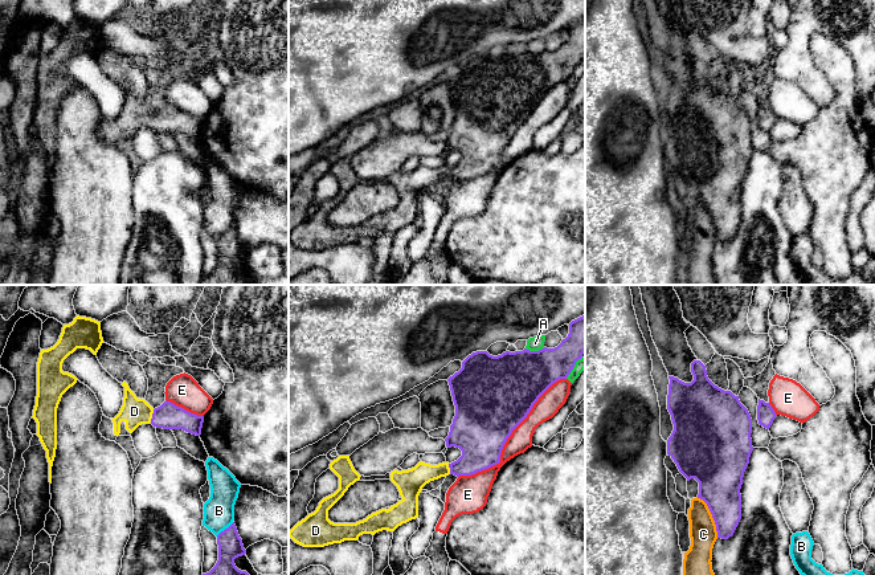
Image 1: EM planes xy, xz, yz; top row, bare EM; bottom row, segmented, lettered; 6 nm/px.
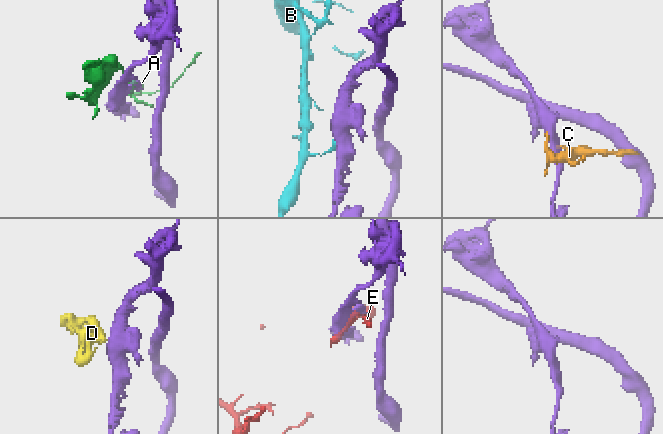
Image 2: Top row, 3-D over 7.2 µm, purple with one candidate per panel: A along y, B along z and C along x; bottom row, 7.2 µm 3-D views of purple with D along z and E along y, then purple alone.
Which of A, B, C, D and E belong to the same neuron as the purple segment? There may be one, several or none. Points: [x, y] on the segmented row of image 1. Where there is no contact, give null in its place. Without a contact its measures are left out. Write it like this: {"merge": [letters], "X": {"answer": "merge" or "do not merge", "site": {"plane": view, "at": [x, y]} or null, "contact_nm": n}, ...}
{"merge": ["D"], "A": {"answer": "do not merge", "site": {"plane": "xz", "at": [535, 351]}, "contact_nm": 120}, "B": {"answer": "do not merge", "site": {"plane": "xy", "at": [225, 529]}, "contact_nm": 140}, "C": {"answer": "do not merge", "site": {"plane": "yz", "at": [712, 516]}, "contact_nm": 280}, "D": {"answer": "merge", "site": {"plane": "xy", "at": [152, 416]}, "contact_nm": 80}, "E": {"answer": "do not merge", "site": {"plane": "xz", "at": [508, 436]}, "contact_nm": 900}}

